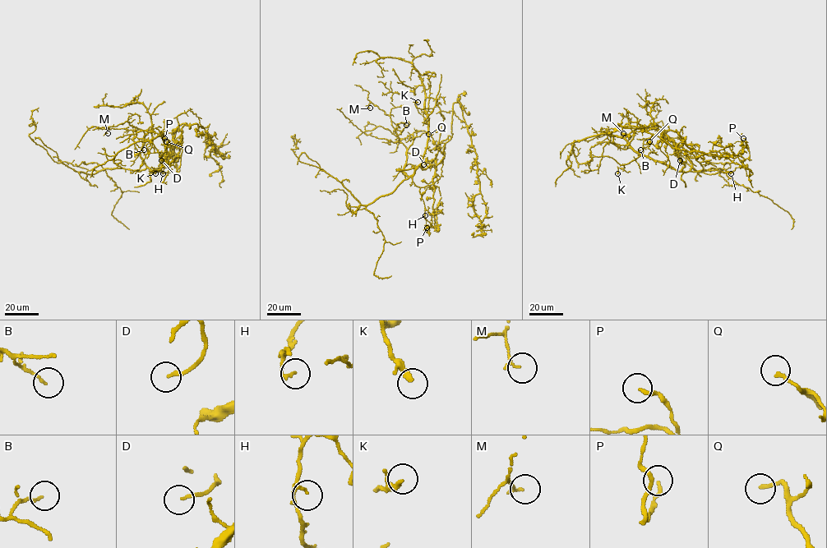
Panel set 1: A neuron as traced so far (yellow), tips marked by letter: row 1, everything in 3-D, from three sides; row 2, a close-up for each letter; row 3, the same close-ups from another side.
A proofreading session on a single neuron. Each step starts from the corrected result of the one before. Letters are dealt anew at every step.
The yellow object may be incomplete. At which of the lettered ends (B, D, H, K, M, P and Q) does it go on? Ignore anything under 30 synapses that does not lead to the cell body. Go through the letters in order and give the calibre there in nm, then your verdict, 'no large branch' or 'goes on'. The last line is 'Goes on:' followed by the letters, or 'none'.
B: 100 nm | no large branch
D: 150 nm | no large branch
H: 130 nm | no large branch
K: 200 nm | no large branch
M: 130 nm | no large branch
P: 170 nm | no large branch
Q: 180 nm | no large branch
Goes on: none

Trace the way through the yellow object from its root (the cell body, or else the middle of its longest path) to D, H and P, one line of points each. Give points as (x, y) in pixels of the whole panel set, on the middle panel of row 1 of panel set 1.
D: (438, 163), (442, 162), (444, 145), (450, 139), (449, 135), (440, 144), (436, 169), (426, 161), (423, 164)
H: (438, 163), (426, 168), (419, 166), (412, 177), (412, 181), (420, 187), (425, 215)
P: (438, 163), (442, 162), (449, 135), (441, 142), (436, 157), (429, 234), (427, 227)

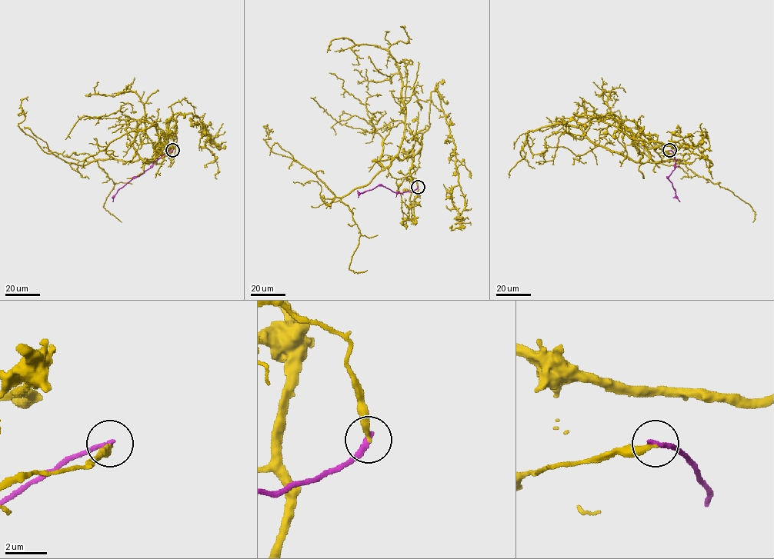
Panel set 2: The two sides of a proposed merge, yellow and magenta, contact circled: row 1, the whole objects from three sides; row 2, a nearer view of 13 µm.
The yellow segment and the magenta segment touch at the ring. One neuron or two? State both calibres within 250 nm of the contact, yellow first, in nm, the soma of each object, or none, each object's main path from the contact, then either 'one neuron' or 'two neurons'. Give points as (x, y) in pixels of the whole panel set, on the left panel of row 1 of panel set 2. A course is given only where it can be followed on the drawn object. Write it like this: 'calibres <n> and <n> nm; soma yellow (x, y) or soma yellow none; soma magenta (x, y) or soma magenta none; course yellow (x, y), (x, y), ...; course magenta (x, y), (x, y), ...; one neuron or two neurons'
calibres 280 and 280 nm; soma yellow none; soma magenta none; course yellow (172, 150), (143, 162), (170, 147), (176, 118), (195, 115), (213, 141), (205, 142), (215, 158), (217, 178); course magenta (172, 150), (161, 156), (150, 168), (121, 187), (112, 201); two neurons

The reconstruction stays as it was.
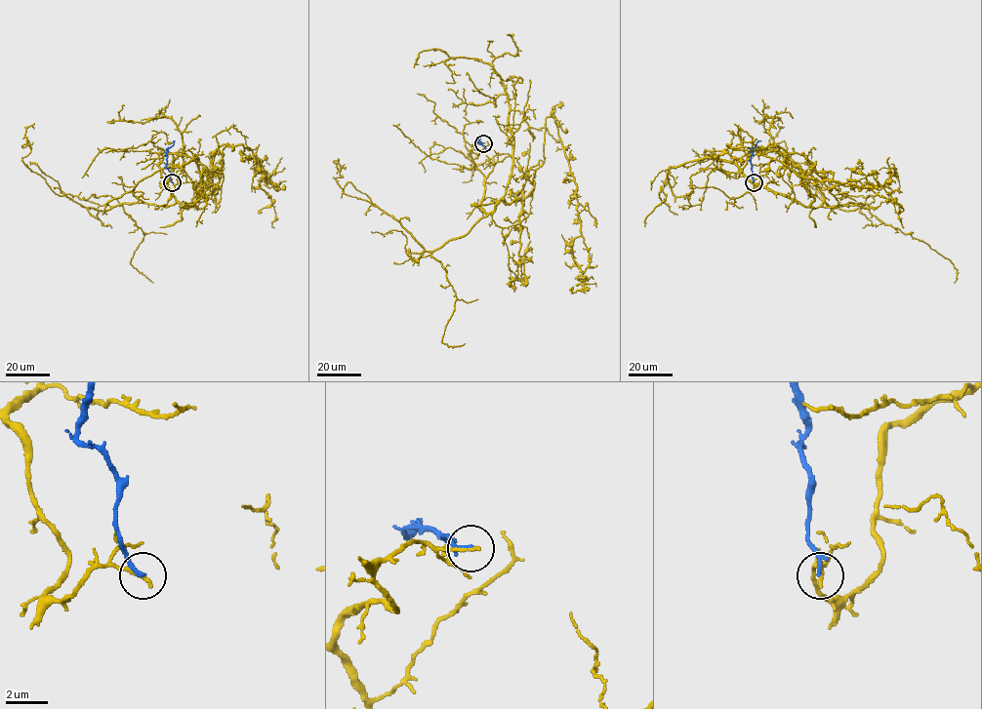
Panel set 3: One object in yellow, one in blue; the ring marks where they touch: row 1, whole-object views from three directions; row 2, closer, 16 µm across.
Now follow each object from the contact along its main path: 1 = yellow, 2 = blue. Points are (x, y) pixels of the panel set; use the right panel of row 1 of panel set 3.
1: (754, 182), (779, 151), (823, 202), (810, 206), (778, 146), (727, 144), (858, 180), (899, 206), (903, 227)
2: (753, 182), (752, 154), (760, 141)

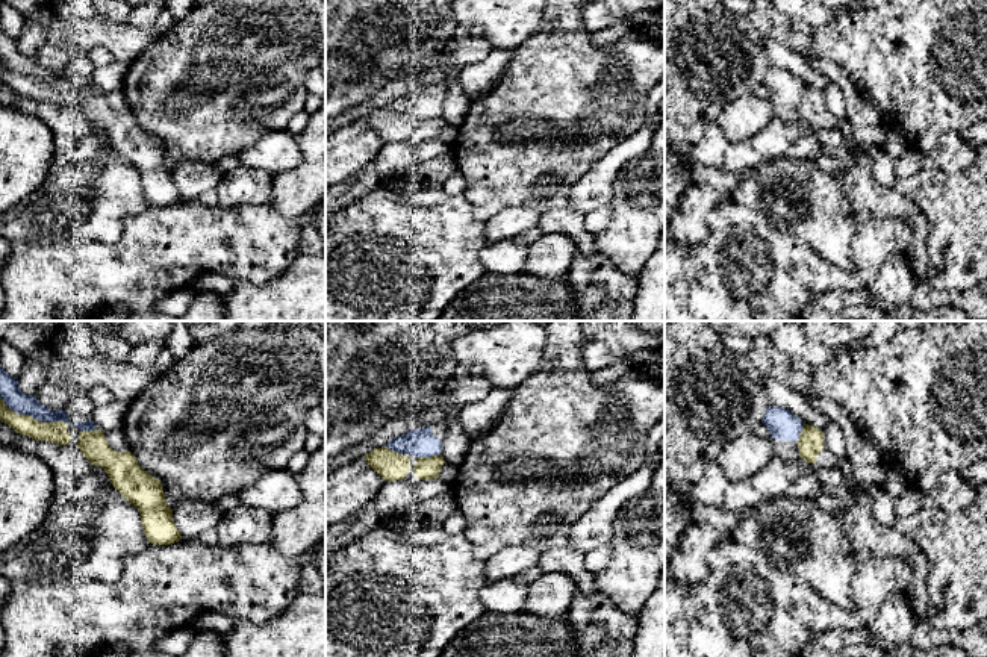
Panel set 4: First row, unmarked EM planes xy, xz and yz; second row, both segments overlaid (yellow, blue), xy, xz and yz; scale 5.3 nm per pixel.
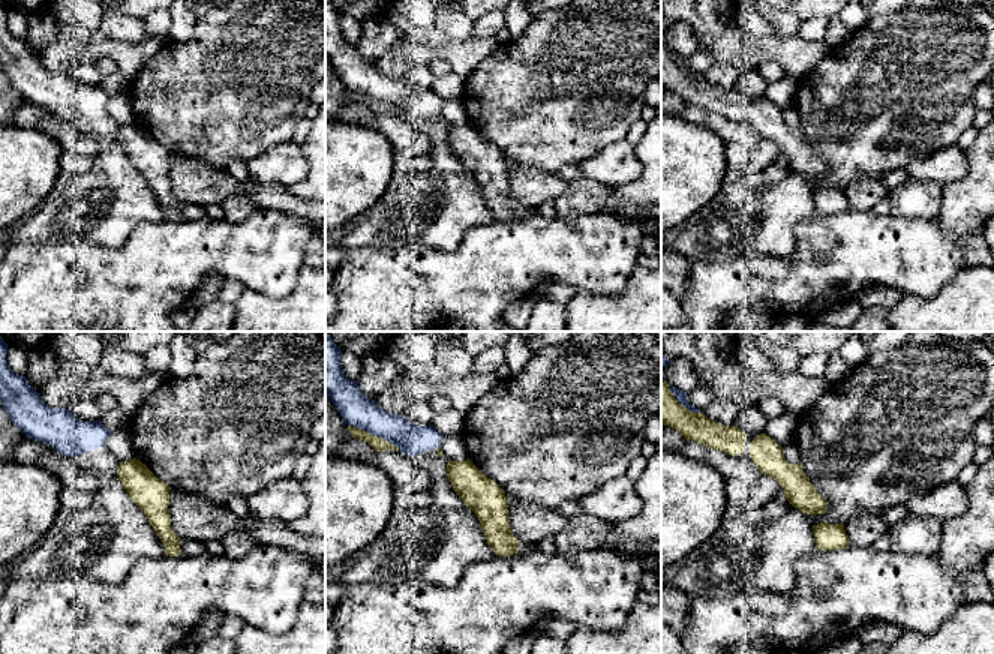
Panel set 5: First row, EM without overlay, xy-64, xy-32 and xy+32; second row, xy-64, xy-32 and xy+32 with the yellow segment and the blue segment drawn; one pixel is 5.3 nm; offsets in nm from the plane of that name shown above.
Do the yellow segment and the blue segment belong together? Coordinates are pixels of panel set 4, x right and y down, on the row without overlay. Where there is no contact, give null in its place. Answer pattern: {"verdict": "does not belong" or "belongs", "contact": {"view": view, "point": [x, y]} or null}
{"verdict": "does not belong", "contact": {"view": "xy", "point": [35, 80]}}

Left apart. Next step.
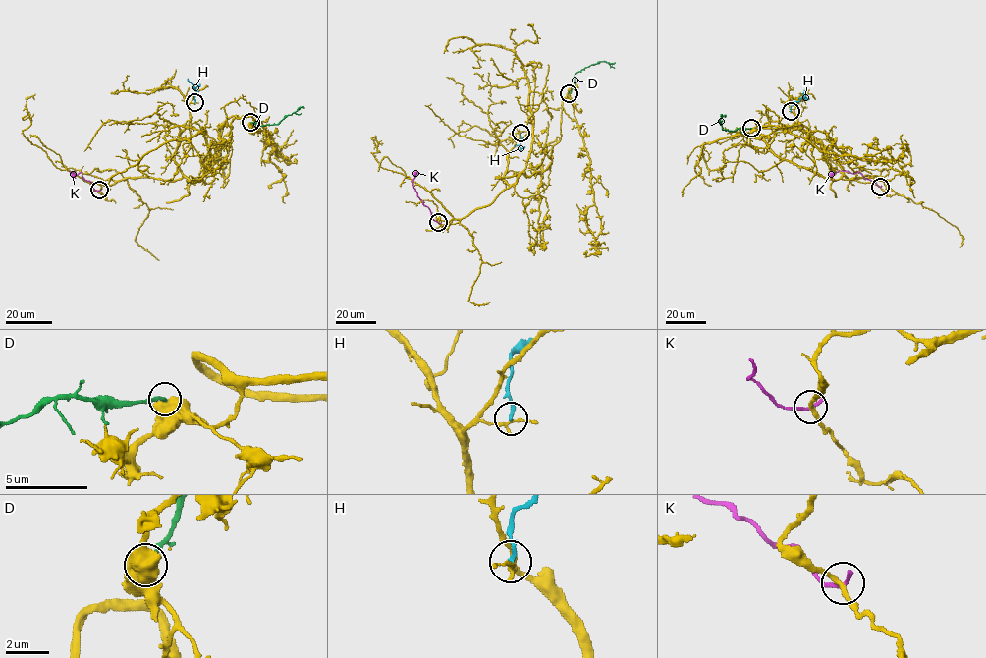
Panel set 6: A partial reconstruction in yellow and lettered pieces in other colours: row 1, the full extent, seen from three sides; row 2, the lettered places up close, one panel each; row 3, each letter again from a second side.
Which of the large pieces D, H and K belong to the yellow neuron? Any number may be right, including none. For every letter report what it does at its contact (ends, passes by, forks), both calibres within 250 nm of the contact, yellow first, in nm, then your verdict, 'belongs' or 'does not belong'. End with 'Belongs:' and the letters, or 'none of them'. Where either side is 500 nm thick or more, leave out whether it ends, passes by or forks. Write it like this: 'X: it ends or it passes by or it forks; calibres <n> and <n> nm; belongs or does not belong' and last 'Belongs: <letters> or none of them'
D: calibres 750 and 240 nm; does not belong
H: it ends; calibres 170 and 220 nm; does not belong
K: it ends; calibres 220 and 240 nm; does not belong
Belongs: none of them

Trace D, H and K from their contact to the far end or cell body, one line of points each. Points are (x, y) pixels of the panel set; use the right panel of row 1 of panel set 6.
D: (752, 128), (723, 130), (719, 120), (726, 115)
H: (791, 111), (794, 103), (806, 98), (806, 95)
K: (880, 187), (857, 171), (854, 174), (838, 171), (829, 176)

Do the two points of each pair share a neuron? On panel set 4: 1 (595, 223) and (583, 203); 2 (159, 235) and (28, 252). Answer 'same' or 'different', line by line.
1: different
2: same

